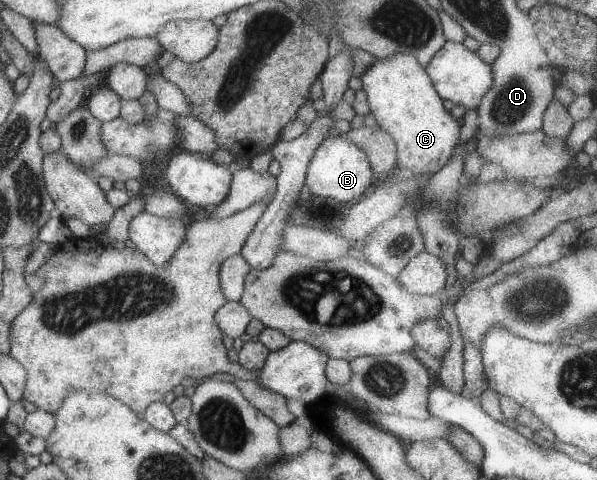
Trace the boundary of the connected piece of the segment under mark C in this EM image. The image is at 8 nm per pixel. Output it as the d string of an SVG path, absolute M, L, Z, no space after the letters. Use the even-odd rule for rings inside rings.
M406 53L375 58L359 79L365 92L369 112L376 124L395 143L396 169L409 169L412 175L438 172L452 156L459 141L457 120L443 109L425 68Z

